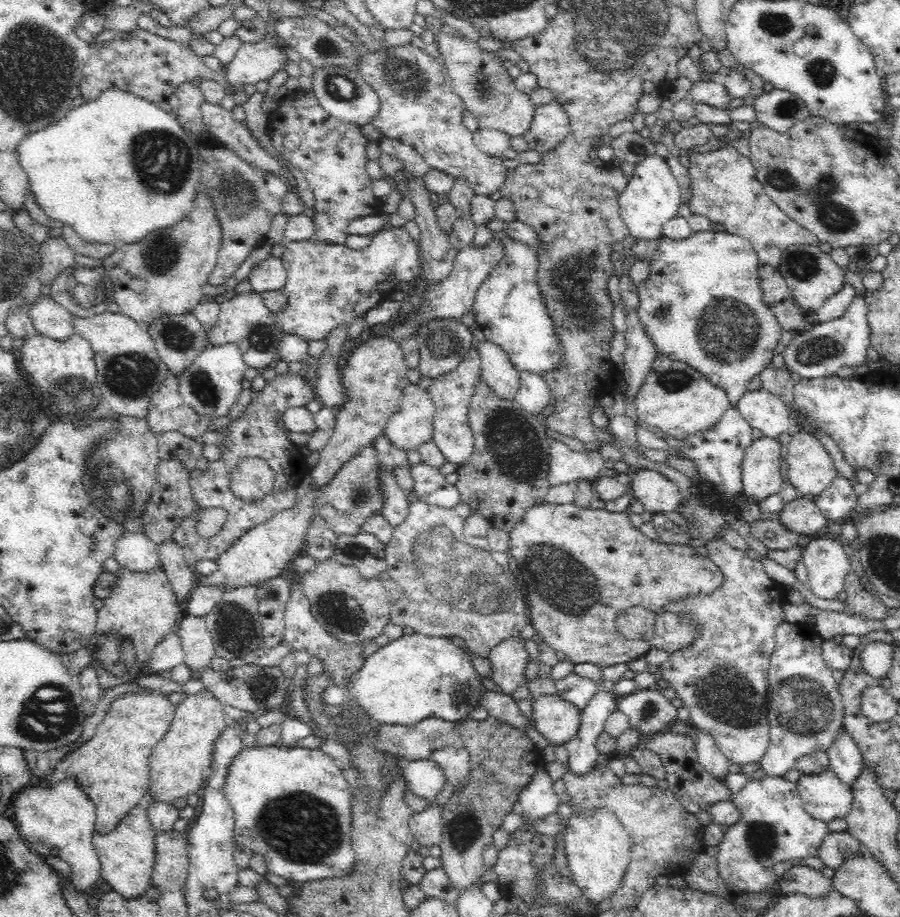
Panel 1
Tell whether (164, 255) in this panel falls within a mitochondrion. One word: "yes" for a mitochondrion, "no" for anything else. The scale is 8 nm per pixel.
yes

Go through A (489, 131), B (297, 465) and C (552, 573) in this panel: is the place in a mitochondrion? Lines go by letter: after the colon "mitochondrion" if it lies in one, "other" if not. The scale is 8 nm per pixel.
A: other
B: other
C: mitochondrion

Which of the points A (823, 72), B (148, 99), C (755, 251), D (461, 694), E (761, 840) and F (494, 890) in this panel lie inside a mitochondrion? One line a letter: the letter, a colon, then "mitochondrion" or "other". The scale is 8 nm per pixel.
A: mitochondrion
B: other
C: other
D: mitochondrion
E: mitochondrion
F: other

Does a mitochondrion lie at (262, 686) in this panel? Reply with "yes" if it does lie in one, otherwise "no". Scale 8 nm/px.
yes

